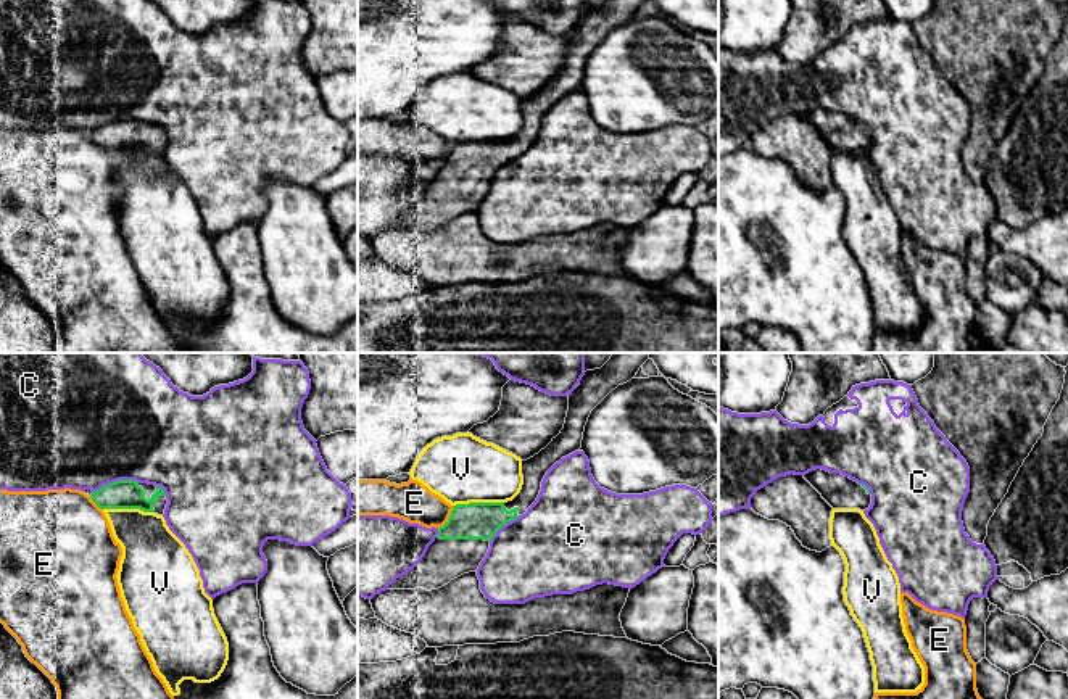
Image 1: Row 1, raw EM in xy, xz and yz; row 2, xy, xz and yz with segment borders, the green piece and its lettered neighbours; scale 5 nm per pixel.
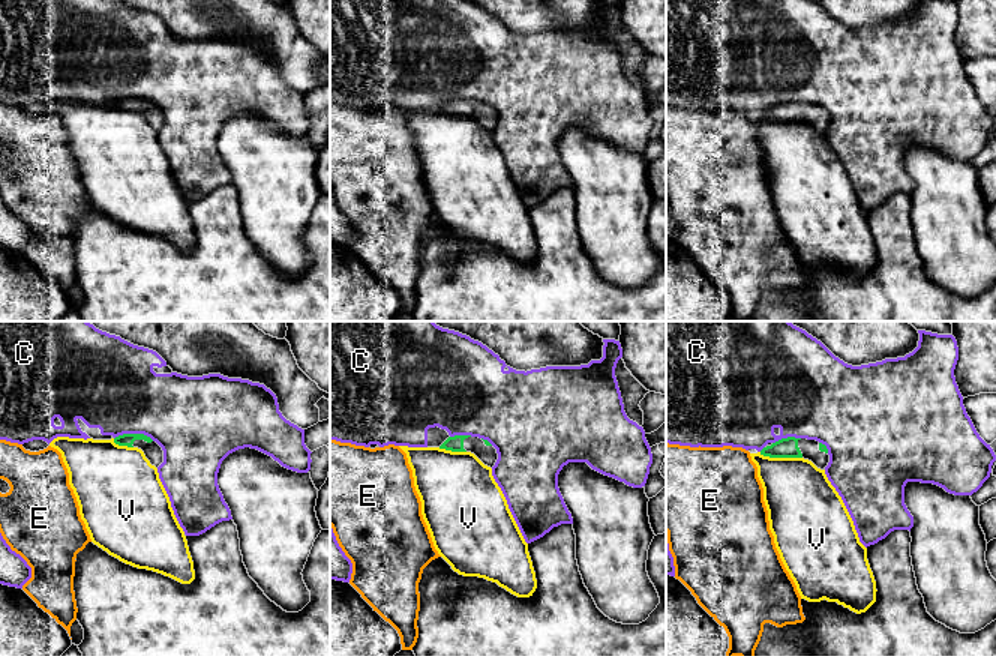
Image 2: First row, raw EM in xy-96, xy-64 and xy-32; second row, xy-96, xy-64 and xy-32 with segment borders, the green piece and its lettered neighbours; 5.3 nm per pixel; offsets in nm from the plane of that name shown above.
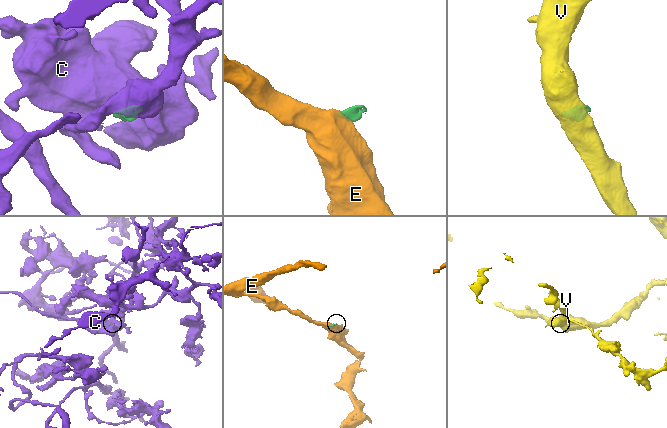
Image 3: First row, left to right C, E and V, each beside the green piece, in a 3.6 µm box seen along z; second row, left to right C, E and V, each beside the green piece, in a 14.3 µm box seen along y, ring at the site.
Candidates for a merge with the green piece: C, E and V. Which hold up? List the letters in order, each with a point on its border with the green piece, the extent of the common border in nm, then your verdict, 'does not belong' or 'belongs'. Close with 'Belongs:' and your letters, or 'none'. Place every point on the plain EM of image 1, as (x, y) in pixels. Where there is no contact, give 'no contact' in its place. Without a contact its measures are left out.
C: xy (118, 119) | 240 nm | does not belong
E: xz (450, 157) | 140 nm | does not belong
V: xy (129, 147) | 260 nm | does not belong
Belongs: none

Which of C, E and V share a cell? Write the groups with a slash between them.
C / E / V

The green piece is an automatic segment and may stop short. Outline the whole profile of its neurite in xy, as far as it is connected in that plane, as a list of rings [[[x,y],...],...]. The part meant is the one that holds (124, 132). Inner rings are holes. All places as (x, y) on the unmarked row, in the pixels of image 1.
[[[118,119],[90,134],[100,148],[140,148],[143,151],[164,153],[168,139],[161,126]]]

